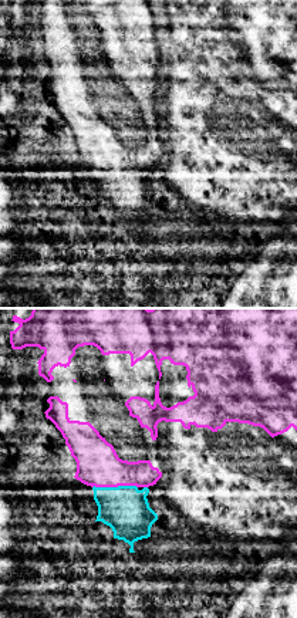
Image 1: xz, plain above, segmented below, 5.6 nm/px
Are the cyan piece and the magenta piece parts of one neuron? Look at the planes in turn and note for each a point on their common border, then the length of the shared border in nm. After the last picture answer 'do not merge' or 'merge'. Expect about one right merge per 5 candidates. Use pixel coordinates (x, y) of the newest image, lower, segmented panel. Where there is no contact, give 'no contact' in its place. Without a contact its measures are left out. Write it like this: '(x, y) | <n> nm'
(114, 488) | 260 nm

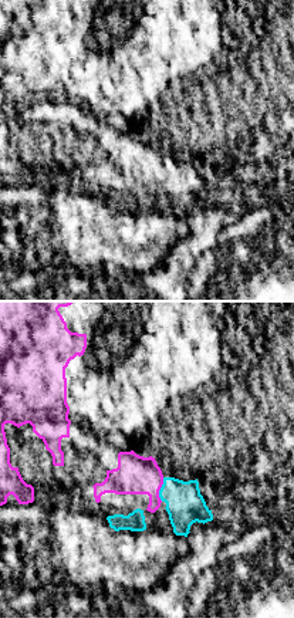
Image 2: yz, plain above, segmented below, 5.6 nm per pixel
(161, 489) | 140 nm

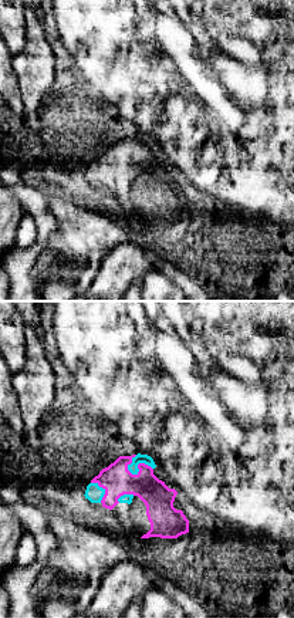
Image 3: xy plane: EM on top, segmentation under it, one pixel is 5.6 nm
(137, 468) | 150 nm

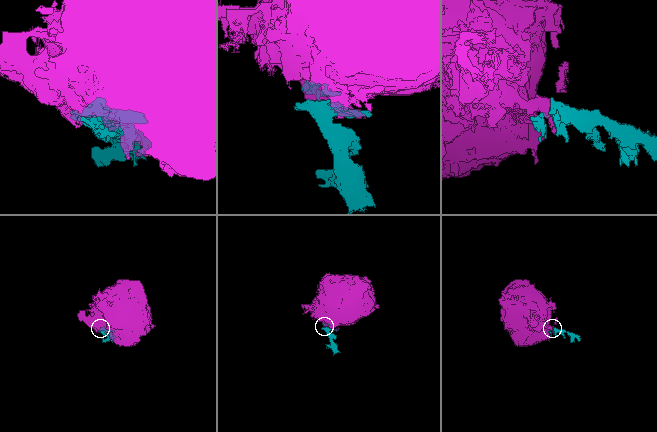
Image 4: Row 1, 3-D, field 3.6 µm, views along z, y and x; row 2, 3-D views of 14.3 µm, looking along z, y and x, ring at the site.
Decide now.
do not merge

